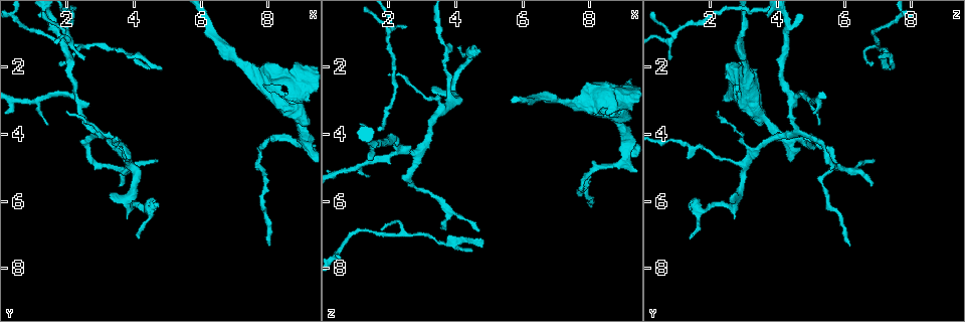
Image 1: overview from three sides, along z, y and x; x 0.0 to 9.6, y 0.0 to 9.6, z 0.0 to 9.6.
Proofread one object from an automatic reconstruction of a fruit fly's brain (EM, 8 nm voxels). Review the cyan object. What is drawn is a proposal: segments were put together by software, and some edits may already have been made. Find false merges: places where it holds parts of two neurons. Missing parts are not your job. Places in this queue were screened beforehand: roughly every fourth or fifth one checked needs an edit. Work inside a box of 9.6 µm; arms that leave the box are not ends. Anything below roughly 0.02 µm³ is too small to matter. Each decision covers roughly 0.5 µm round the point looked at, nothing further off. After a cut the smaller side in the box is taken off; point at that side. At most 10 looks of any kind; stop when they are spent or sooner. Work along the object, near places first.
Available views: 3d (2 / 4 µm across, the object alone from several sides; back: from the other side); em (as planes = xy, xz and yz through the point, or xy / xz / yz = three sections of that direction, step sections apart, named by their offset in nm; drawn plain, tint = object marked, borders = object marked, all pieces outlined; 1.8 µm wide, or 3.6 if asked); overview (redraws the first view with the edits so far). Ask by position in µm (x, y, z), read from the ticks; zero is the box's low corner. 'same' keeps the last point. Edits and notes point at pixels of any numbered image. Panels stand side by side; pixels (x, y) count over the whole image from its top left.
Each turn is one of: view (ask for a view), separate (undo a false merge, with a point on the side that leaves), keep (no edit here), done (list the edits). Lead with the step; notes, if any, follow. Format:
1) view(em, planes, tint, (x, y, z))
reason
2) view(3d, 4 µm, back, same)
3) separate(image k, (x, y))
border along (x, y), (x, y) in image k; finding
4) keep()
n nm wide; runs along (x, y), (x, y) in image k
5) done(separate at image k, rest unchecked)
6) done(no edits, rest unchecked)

view(3d, 2 µm, back, (8.85, 3.30, 3.30))
arms run side by side

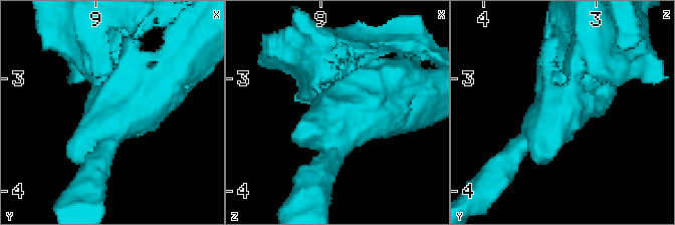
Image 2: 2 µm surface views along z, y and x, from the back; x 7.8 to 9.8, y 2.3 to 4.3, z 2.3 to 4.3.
view(em, xz, step 8, tint, (8.90, 3.28, 3.30))
now the EM

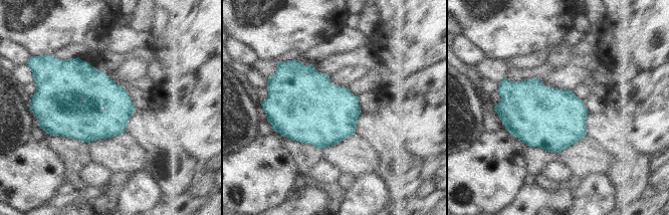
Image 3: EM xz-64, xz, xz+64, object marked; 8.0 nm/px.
view(em, planes, borders, same)
cut it another way

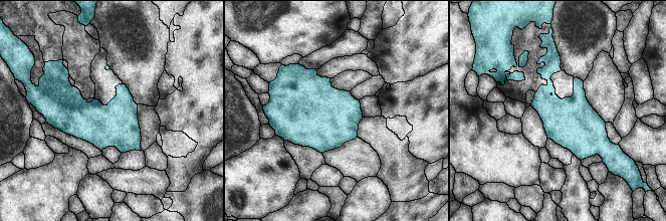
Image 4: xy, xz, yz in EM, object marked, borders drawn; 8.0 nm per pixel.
keep()
continuous, no second neuron

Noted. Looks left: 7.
view(em, yz, step 16, tint, (7.75, 4.70, 5.70))
abrupt turn

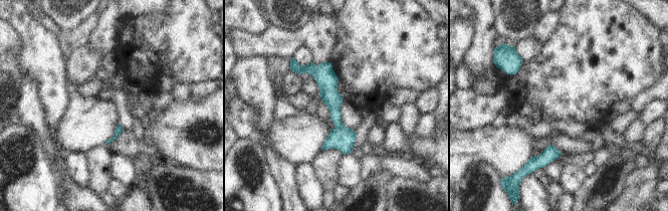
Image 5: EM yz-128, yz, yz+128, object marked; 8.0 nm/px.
view(em, planes, tint, same)

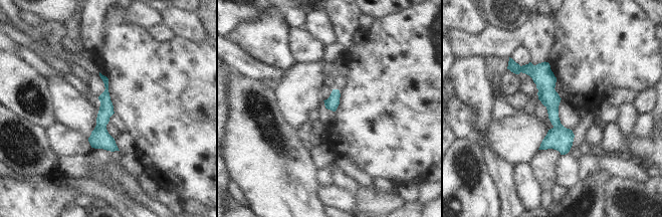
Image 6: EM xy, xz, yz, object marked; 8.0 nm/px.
keep()
runs along (510, 65), (545, 84), (565, 151) in image 6; all the same neuron

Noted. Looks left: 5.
view(3d, 4 µm, back, (3.80, 4.85, 3.10))
a narrow waist

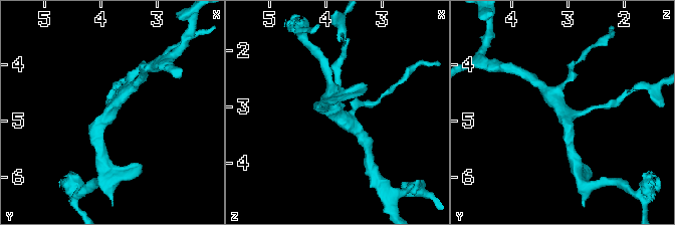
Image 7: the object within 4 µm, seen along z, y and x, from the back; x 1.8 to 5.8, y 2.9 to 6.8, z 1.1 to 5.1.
view(em, planes, tint, (3.80, 4.85, 3.10))

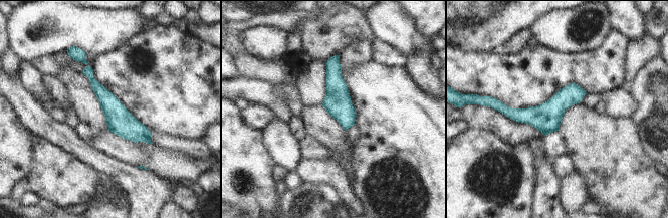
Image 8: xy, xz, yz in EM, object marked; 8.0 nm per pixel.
keep()
220 nm wide; all the same neuron

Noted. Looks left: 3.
view(em, yz, step 16, tint, (2.20, 2.65, 4.30))
three-way junction

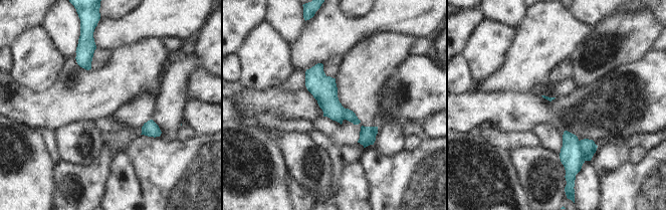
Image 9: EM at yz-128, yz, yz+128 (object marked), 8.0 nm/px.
view(em, planes, tint, same)
another direction

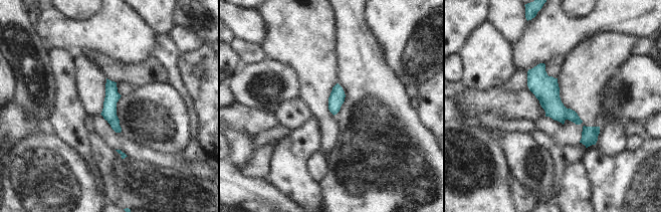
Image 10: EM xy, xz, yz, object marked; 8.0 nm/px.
separate(image 10, (572, 116))
120 nm wide; border along (567, 109), (566, 119) in image 10; two neurons meet here

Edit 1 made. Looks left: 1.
done(separate at image 10, rest unchecked)

